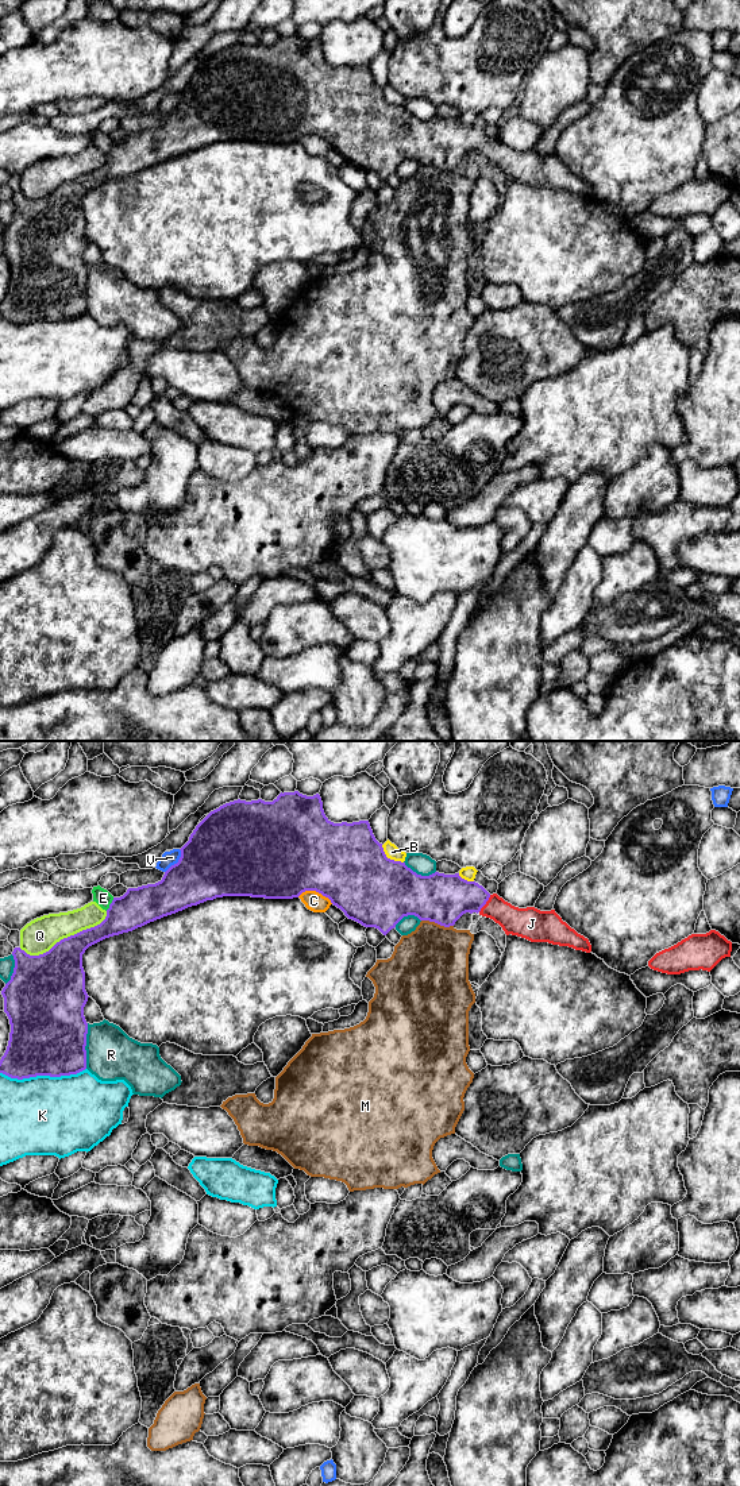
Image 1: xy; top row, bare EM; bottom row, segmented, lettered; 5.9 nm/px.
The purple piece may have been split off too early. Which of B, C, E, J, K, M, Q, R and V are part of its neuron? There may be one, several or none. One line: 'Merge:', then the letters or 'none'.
Merge: J

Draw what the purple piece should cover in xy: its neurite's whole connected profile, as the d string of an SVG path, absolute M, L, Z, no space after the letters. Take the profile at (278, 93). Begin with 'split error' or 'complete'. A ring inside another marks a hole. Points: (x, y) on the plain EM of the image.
split error; M298 35L281 36L273 46L238 43L226 47L196 70L180 94L178 107L165 116L161 126L128 132L123 140L113 142L100 169L61 184L39 200L14 193L14 217L1 235L11 277L0 304L0 317L23 324L70 320L85 314L88 267L84 251L89 242L82 212L85 194L105 182L216 142L293 143L305 135L316 135L348 163L365 171L375 171L384 180L408 159L450 171L463 158L477 157L498 167L506 180L591 196L589 184L563 166L555 154L519 153L497 138L490 139L478 127L462 123L459 117L421 120L405 107L388 103L369 65L331 66L319 38L307 40Z

